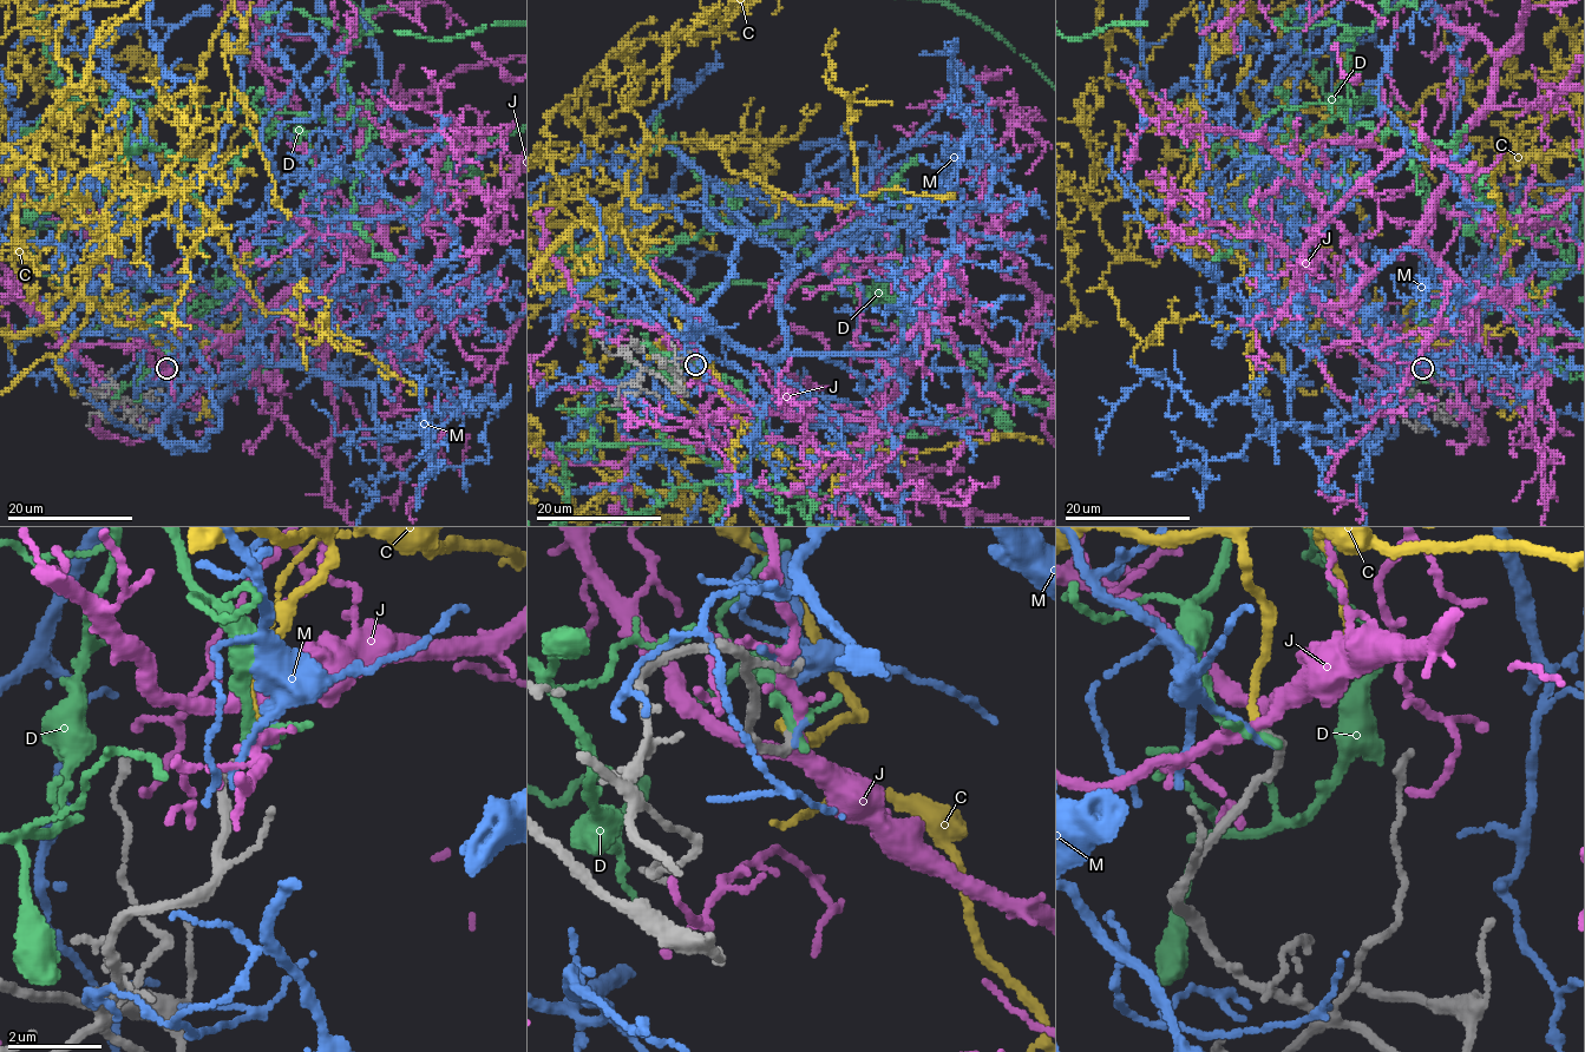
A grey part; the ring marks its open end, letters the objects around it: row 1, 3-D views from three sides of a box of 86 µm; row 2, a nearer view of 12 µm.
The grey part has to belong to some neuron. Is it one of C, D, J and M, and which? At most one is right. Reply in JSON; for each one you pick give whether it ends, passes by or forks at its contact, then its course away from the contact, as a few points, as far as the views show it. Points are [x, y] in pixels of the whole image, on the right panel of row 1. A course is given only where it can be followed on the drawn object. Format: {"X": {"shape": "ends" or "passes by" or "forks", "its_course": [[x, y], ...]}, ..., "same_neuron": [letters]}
{"C": {"shape": "ends"}, "same_neuron": ["C"]}

